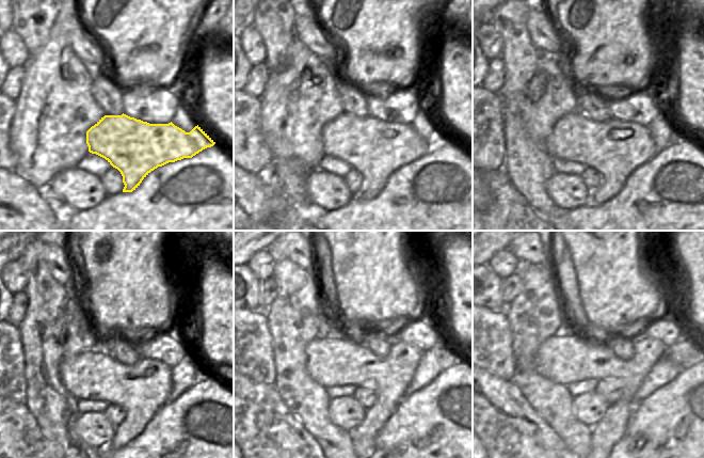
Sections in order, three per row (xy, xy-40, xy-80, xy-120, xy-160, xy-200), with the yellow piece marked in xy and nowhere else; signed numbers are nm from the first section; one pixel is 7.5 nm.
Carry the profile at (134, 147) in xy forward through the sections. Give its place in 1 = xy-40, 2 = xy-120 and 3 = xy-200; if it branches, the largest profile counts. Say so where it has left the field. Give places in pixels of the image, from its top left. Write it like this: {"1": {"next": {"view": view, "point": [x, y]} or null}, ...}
{"1": {"next": {"view": "xy-40", "point": [376, 148]}}, "2": {"next": {"view": "xy-120", "point": [140, 390]}}, "3": {"next": {"view": "xy-200", "point": [571, 360]}}}

